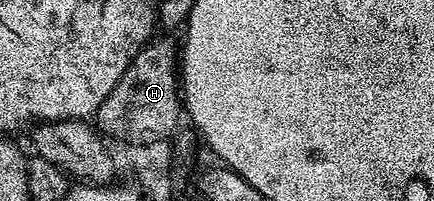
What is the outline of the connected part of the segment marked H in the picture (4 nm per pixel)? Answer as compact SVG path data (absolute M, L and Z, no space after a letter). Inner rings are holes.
M153 38L122 73L118 85L102 101L94 116L99 134L109 135L130 145L171 140L182 119L182 75L178 70L178 47L168 39Z

